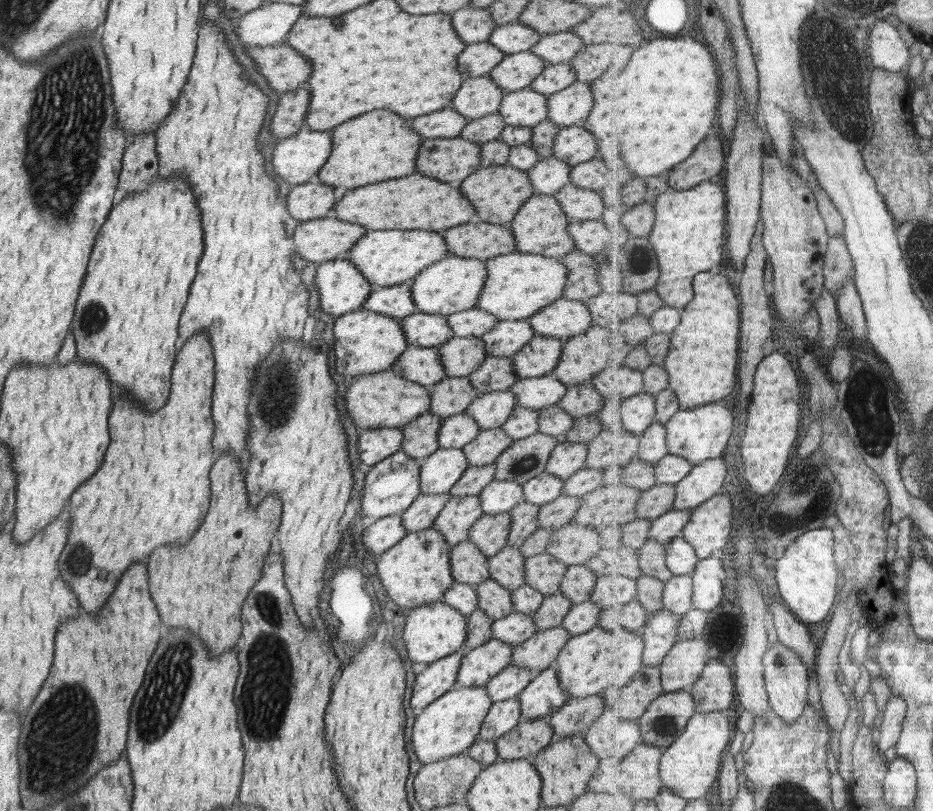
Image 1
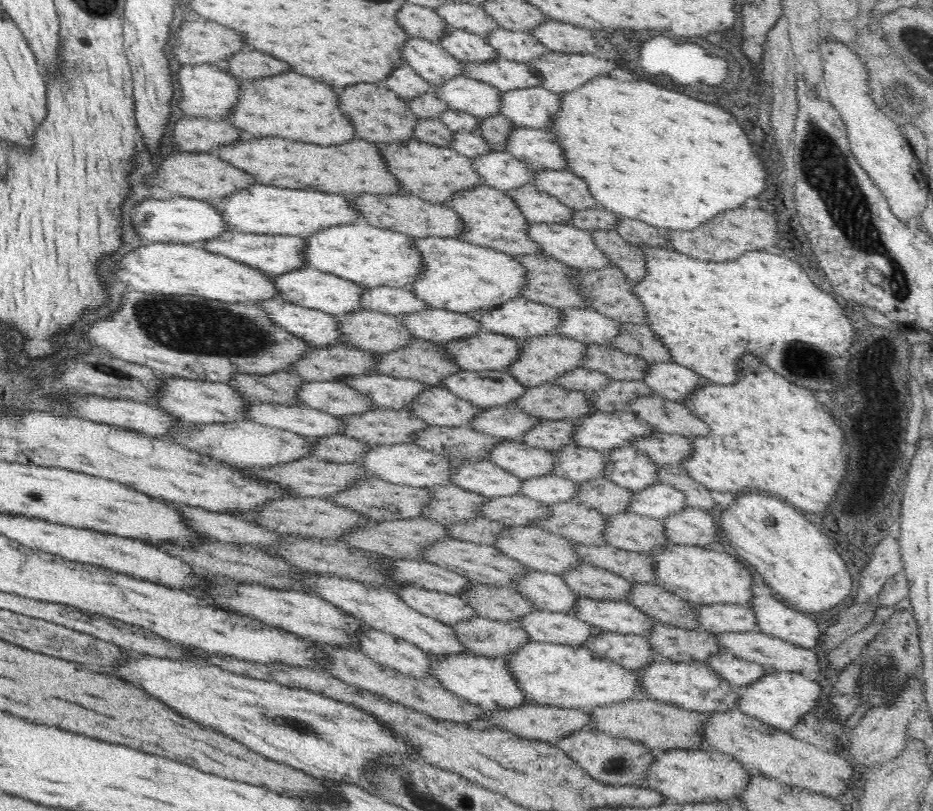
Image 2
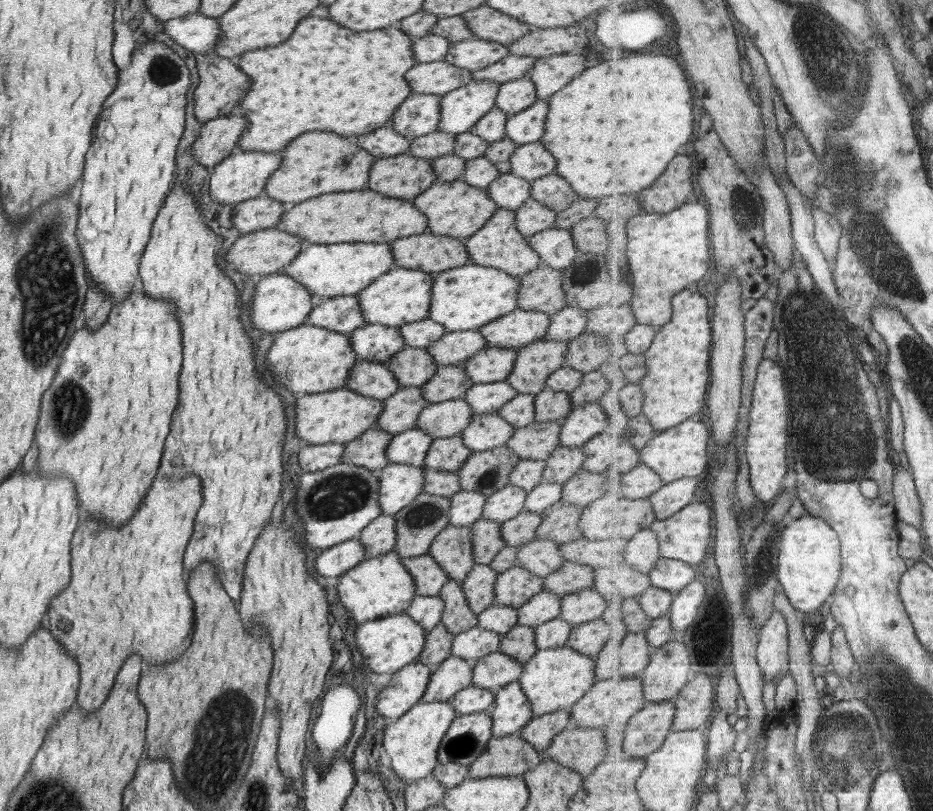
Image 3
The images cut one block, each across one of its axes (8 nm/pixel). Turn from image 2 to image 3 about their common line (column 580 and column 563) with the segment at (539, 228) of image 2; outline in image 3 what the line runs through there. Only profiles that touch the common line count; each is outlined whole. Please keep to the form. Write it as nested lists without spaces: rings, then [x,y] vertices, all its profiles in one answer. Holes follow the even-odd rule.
[[[551,226],[528,236],[526,243],[538,254],[541,264],[559,271],[567,268],[577,254],[568,229]]]

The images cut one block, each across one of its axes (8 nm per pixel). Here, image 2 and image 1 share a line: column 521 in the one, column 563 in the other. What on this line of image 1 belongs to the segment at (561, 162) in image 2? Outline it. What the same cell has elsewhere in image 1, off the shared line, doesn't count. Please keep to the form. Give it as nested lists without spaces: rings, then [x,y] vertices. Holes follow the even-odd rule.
[[[580,124],[560,127],[553,138],[552,156],[573,168],[576,164],[591,160],[597,152],[595,137]]]

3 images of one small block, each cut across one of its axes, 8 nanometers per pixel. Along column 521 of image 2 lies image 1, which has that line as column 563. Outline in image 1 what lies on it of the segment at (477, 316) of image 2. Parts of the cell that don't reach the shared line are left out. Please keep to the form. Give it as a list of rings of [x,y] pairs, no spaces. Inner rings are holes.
[[[557,299],[527,318],[536,336],[568,339],[591,327],[591,315],[582,301]]]

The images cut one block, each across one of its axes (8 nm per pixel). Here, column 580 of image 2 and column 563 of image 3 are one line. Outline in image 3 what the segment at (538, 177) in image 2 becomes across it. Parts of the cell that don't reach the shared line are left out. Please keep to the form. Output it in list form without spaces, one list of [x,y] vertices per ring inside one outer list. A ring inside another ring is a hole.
[[[555,172],[530,181],[529,194],[541,206],[555,212],[566,209],[576,199],[567,181]]]

